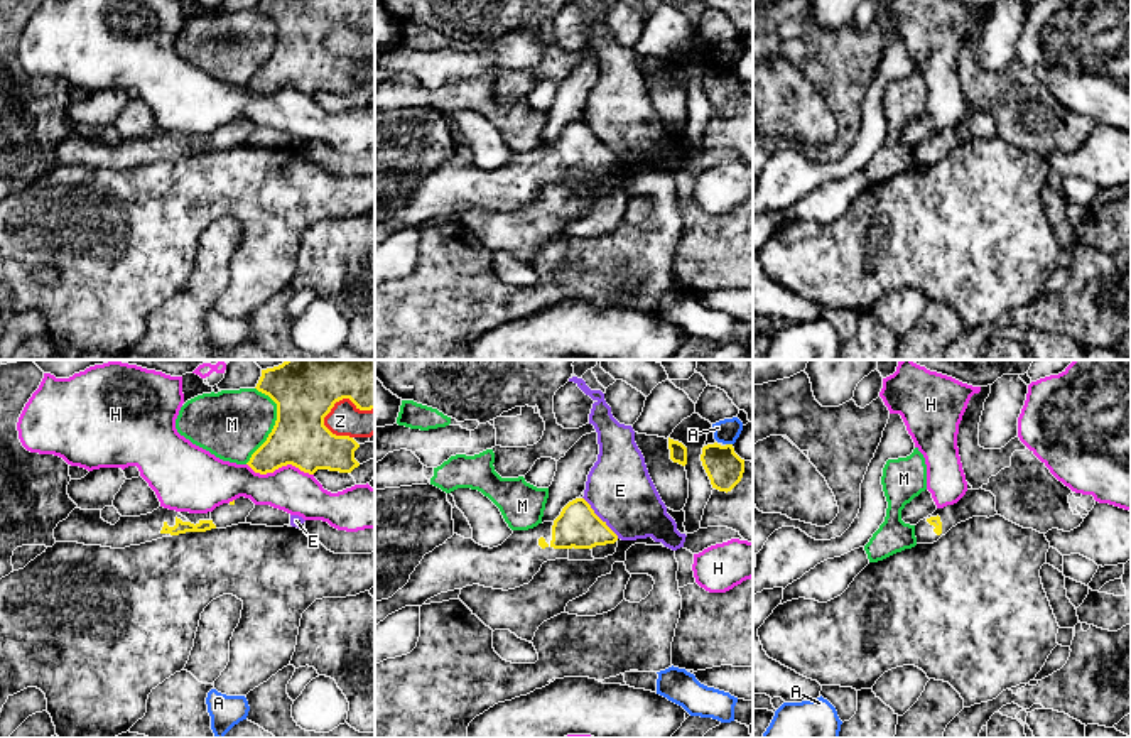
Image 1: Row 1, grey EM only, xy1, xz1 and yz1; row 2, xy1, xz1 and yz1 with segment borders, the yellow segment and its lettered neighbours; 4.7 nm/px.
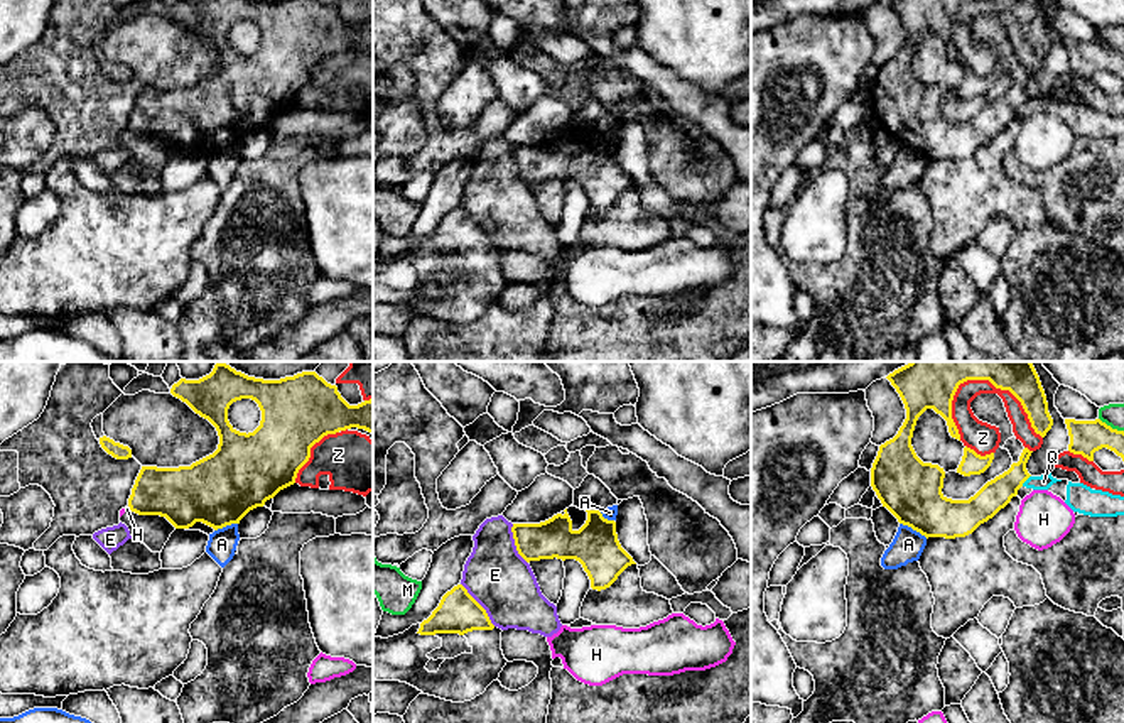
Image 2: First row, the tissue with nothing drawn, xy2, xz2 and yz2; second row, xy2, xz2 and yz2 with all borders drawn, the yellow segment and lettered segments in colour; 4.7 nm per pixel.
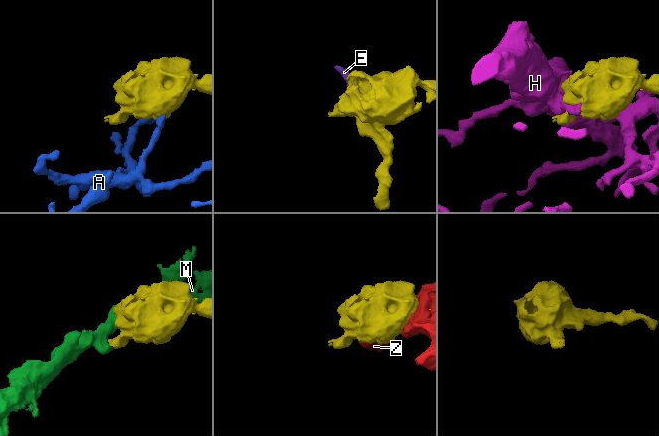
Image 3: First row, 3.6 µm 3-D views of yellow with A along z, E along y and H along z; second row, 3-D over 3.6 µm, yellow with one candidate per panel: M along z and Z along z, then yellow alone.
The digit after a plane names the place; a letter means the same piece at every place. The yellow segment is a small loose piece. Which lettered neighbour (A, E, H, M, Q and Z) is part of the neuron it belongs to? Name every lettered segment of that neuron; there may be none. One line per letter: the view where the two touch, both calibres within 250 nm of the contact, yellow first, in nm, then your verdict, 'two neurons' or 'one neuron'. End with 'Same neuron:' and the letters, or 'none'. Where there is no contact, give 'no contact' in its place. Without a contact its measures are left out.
A: meets yellow in yz2; 280 nm thick on the yellow side, 150 nm on the other; two neurons
E: meets yellow in xz1; 200 nm thick on the yellow side, 320 nm on the other; two neurons
H: meets yellow in xy1; 260 nm thick on the yellow side, 220 nm on the other; two neurons
M: meets yellow in xy1; 260 nm thick on the yellow side, 340 nm on the other; two neurons
Q: meets yellow in yz2; 140 nm thick on the yellow side, 70 nm on the other; two neurons
Z: meets yellow in yz2; 130 nm thick on the yellow side, 130 nm on the other; two neurons
Same neuron: none

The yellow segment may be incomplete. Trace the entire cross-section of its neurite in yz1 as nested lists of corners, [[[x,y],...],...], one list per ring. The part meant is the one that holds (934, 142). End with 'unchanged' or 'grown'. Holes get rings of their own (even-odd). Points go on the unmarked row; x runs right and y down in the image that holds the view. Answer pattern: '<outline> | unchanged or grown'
[[[967,111],[957,125],[937,130],[915,147],[917,166],[933,166],[961,144],[996,135],[996,118],[991,113]]] | grown

